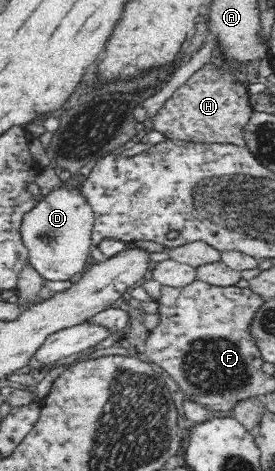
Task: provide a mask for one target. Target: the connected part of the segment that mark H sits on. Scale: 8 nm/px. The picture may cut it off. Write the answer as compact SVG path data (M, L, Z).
M205 63L165 100L150 124L169 140L246 146L242 132L253 111L247 91L241 76L235 77L215 63Z

